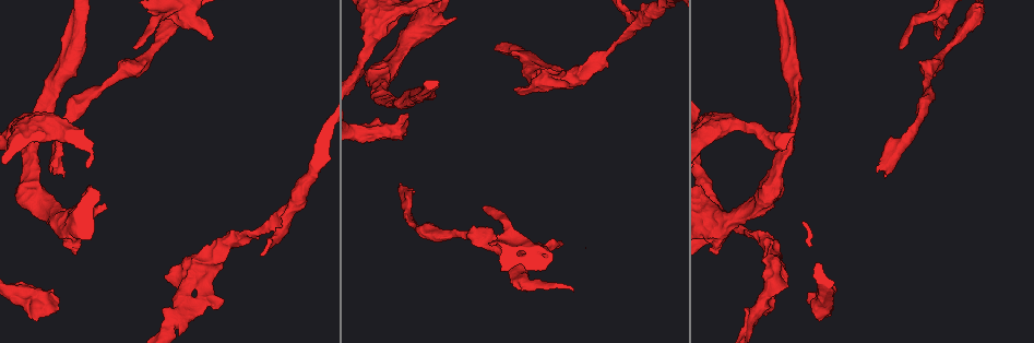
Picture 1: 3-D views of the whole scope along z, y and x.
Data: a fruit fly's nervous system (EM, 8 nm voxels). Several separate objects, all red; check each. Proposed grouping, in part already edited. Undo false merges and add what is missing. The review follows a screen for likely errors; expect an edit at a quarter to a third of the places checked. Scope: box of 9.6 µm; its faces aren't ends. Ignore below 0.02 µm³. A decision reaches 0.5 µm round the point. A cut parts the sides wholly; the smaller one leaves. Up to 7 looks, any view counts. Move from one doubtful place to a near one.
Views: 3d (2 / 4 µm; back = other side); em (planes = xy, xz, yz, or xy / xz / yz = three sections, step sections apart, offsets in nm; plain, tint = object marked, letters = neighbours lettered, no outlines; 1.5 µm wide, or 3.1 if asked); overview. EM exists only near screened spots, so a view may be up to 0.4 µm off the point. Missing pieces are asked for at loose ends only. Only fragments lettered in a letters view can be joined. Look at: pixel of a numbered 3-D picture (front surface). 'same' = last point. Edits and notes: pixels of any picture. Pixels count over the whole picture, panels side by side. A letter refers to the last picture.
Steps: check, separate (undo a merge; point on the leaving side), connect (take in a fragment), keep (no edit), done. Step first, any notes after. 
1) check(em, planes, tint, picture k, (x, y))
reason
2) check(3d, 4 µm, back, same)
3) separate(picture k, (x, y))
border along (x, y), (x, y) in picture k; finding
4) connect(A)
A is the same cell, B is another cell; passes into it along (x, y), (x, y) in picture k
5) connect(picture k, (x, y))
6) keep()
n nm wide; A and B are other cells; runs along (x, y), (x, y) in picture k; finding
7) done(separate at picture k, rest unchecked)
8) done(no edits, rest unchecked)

check(em, planes, plain, picture 1, (937, 39))
free end

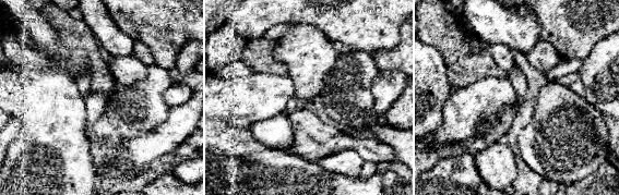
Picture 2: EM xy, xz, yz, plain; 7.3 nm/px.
check(em, planes, letters, same)
see the neighbours

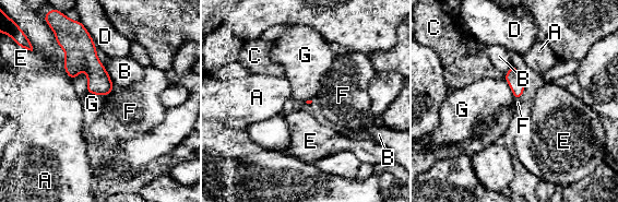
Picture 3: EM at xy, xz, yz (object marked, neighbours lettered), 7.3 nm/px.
keep()
A touches over 360 nm; A, B, C, D, E, F and G are other cells; border along (504, 78), (511, 93), (517, 98) in picture 3; no lettered fragment goes on from it

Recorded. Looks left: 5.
check(3d, 2 µm, picture 1, (485, 206))
free end

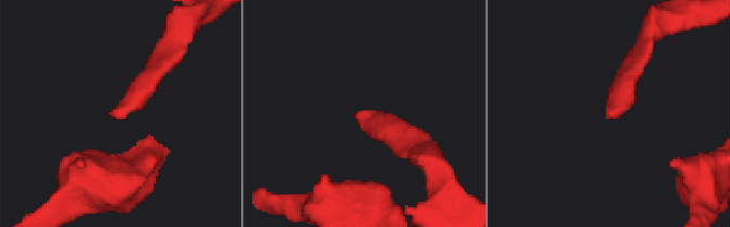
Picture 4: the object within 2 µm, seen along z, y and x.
check(em, planes, letters, picture 4, (356, 115))
need the tissue

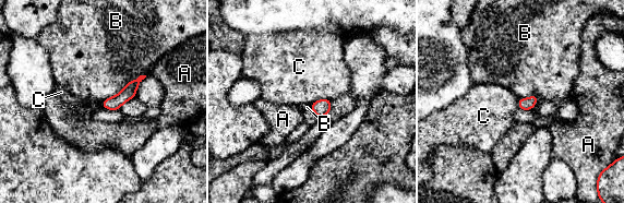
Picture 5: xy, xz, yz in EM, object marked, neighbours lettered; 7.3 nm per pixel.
keep()
100 nm wide; A, B and C are other cells; border along (145, 74), (102, 103) in picture 5; no lettered fragment goes on from it

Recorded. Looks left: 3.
check(3d, 4 µm, picture 1, (271, 224))
a fork

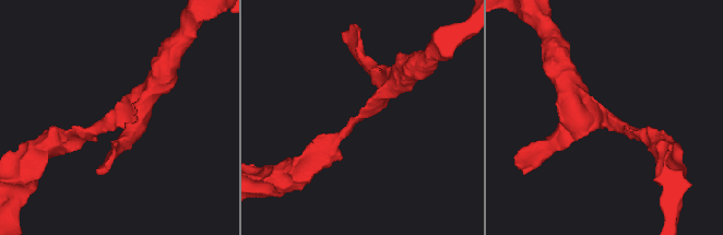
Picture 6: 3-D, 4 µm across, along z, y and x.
check(em, planes, letters, picture 6, (362, 116))
3 arms

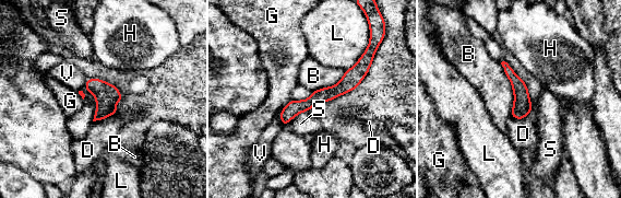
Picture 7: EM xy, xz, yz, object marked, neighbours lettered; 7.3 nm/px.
keep()
110 nm wide; B, D, G, H, L, S and V are other cells; border along (500, 62), (513, 92), (511, 115) in picture 7; all the same neuron

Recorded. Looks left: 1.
done(no edits, rest unchecked)

